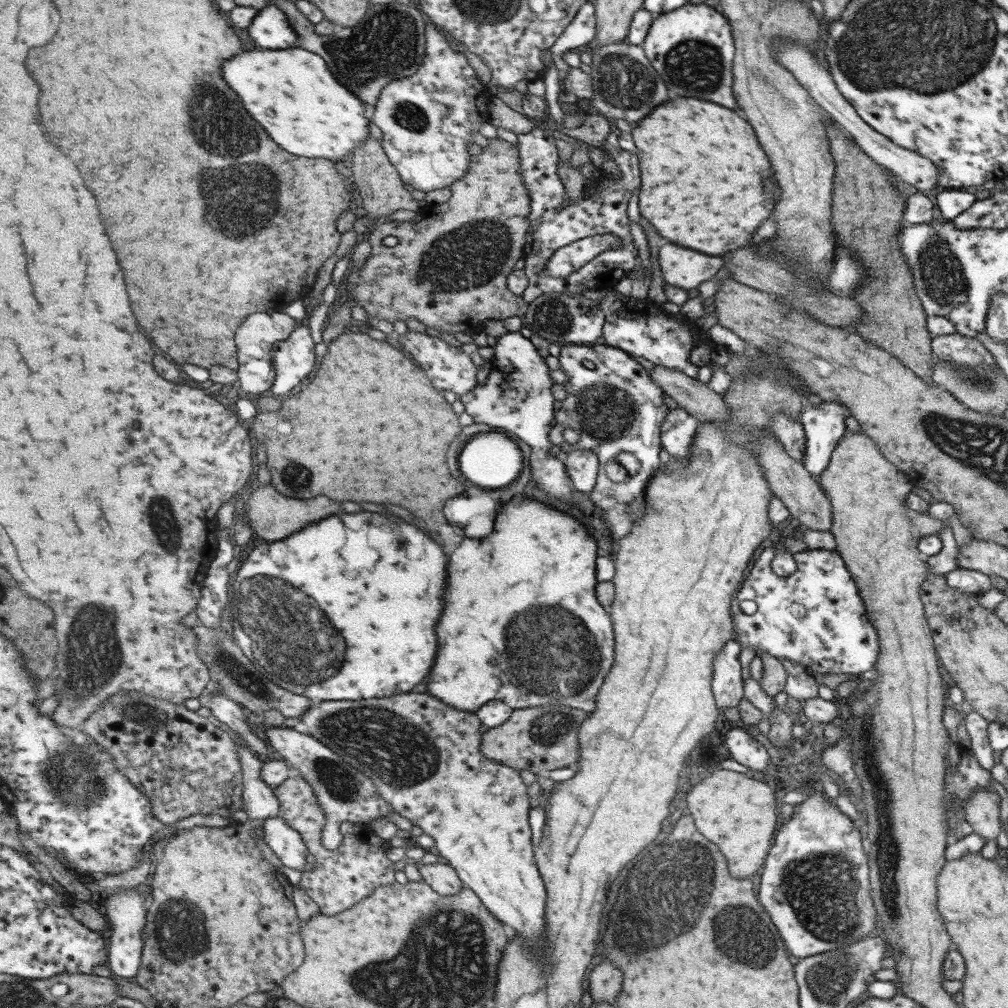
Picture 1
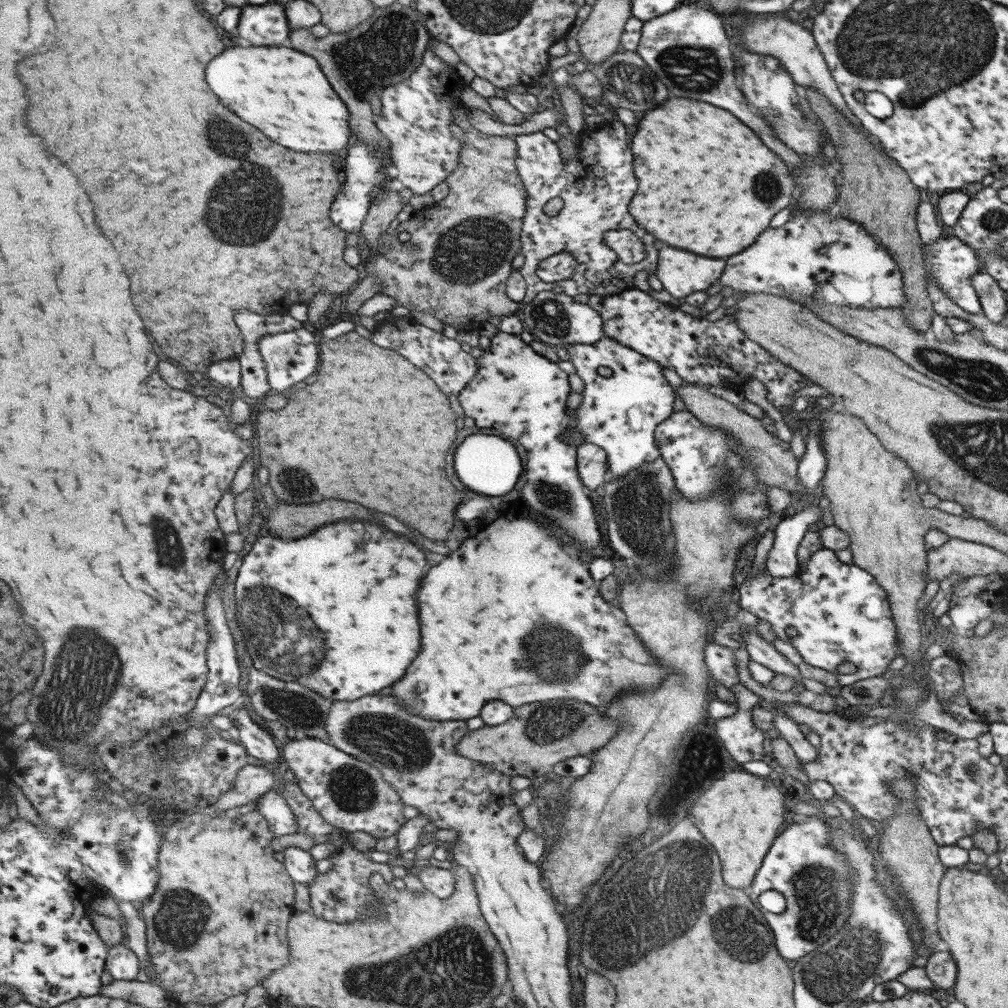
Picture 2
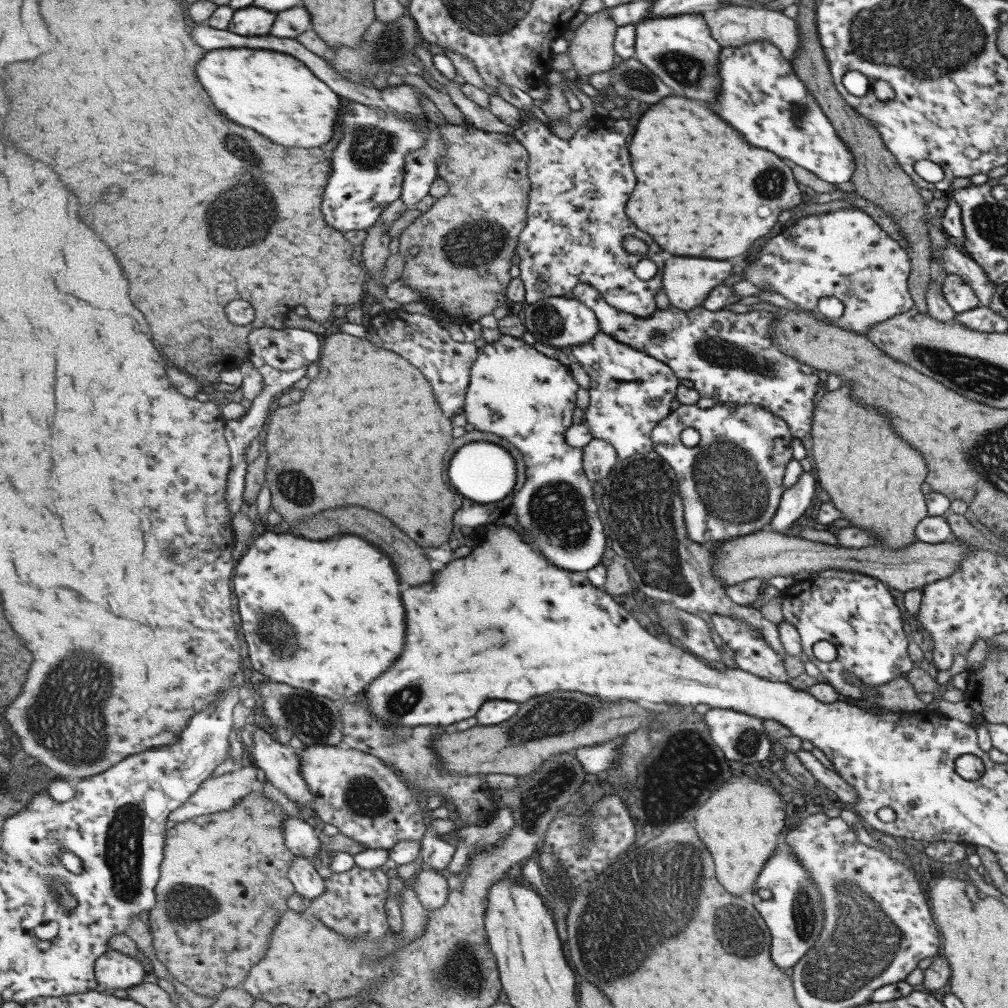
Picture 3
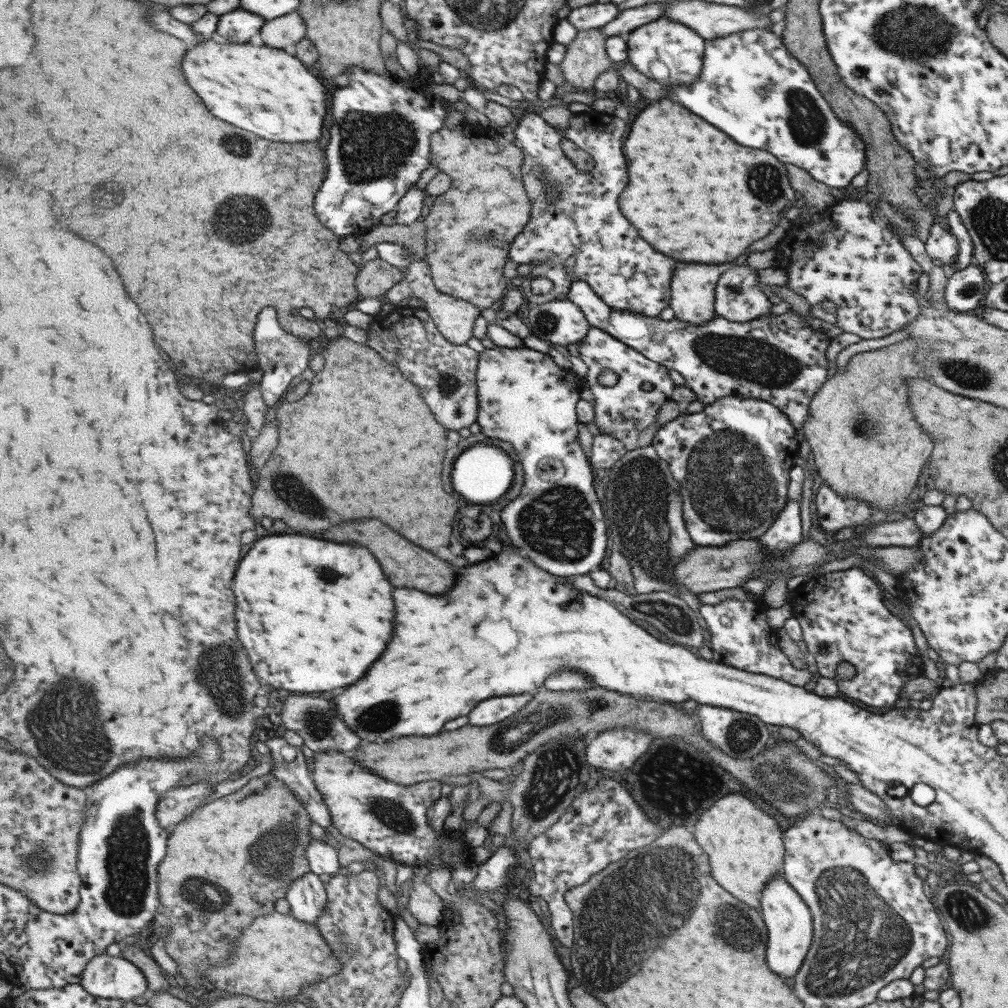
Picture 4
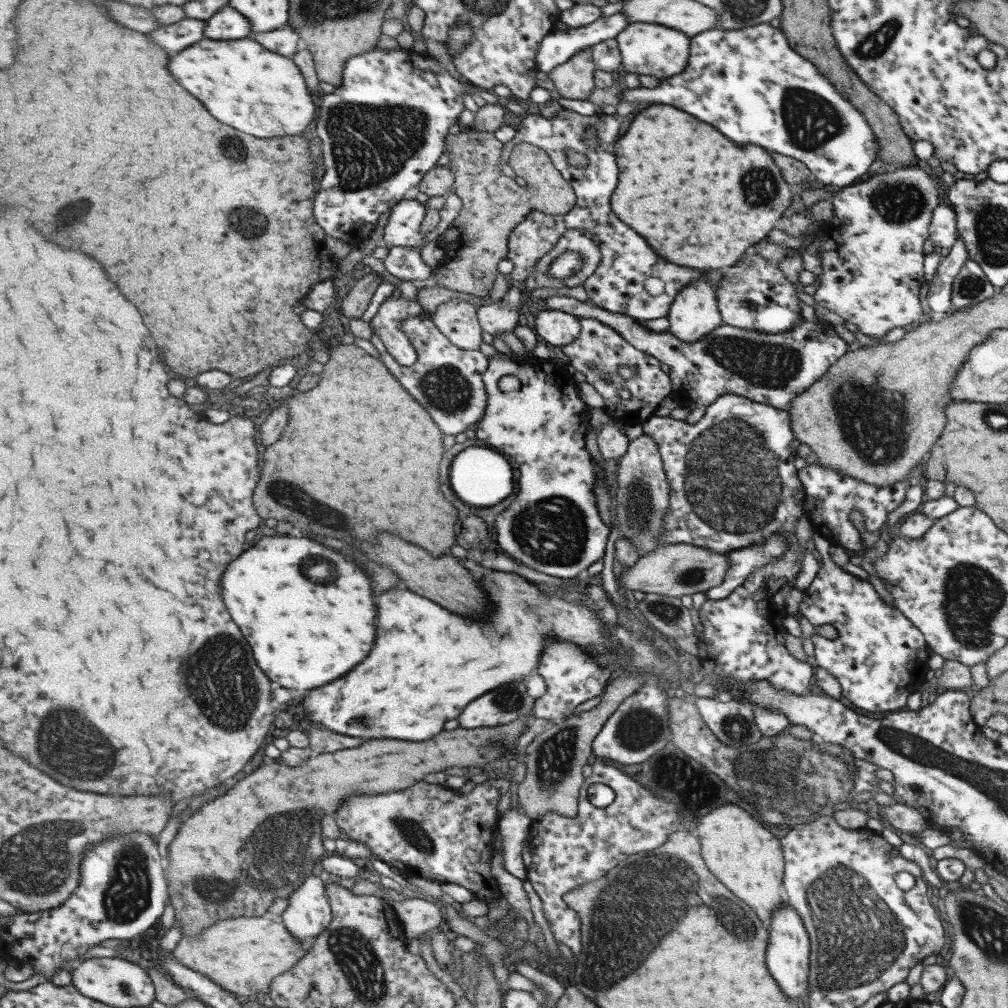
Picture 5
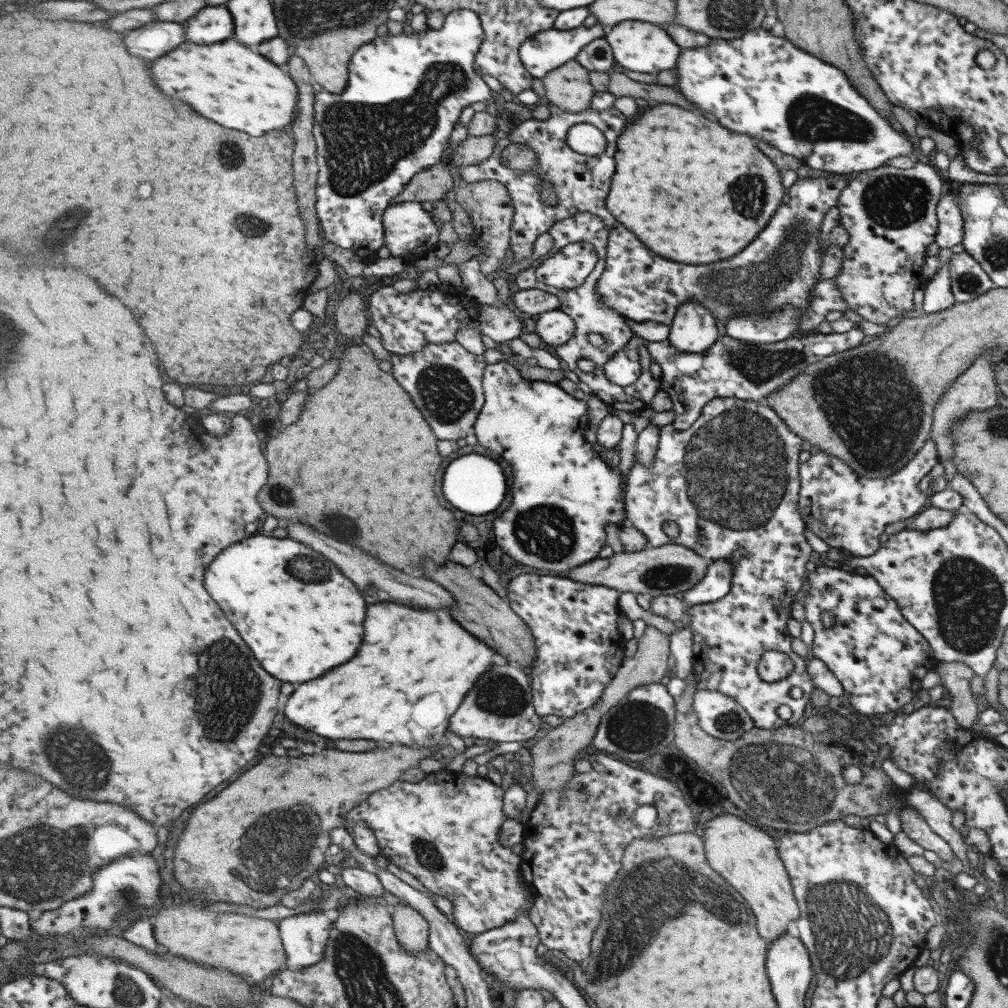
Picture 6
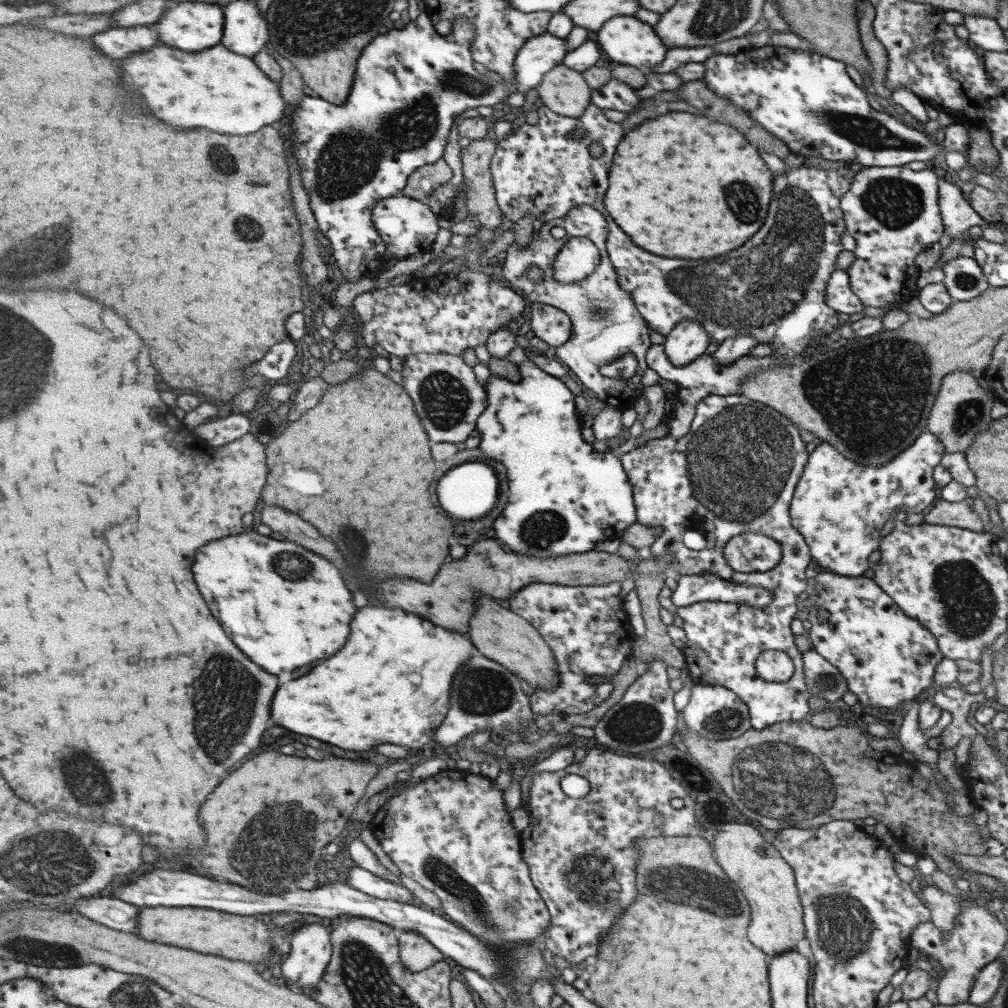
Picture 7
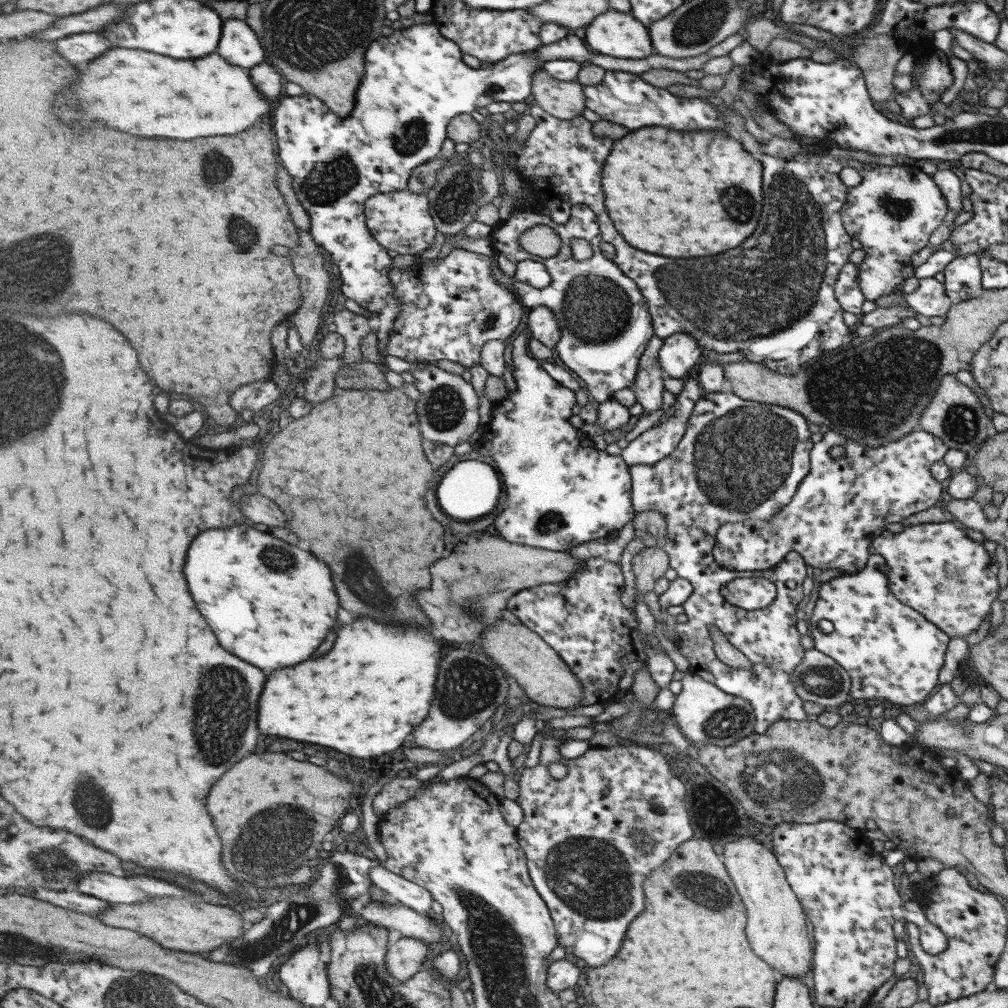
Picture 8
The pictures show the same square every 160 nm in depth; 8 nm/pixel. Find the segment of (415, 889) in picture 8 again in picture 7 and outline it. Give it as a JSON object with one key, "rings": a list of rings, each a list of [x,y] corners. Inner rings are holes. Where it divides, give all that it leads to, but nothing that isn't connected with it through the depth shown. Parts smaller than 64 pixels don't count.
{"rings":[[[359,866],[353,867],[350,870],[347,882],[348,886],[375,898],[400,900],[403,903],[405,902],[405,904],[413,904],[413,900],[416,899],[411,890],[407,890],[402,885],[397,885],[383,878],[379,879],[377,875]]]}

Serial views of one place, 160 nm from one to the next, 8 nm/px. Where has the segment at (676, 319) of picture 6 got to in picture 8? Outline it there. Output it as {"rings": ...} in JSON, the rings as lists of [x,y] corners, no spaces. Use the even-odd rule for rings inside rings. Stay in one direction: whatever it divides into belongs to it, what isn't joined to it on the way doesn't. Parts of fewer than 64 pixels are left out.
{"rings":[[[676,332],[662,339],[658,350],[657,361],[660,370],[665,376],[673,379],[681,379],[685,372],[689,372],[691,366],[700,364],[701,347],[698,342],[687,333]]]}

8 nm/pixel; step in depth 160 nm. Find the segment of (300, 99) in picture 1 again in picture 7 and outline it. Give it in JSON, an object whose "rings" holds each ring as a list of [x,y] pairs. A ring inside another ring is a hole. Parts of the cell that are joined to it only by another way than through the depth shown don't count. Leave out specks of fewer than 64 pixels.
{"rings":[[[223,44],[205,52],[159,46],[125,60],[125,72],[129,90],[137,86],[137,94],[145,98],[157,118],[185,130],[201,126],[221,134],[247,136],[269,124],[282,126],[290,110],[279,82],[267,78],[253,58],[235,54]]]}

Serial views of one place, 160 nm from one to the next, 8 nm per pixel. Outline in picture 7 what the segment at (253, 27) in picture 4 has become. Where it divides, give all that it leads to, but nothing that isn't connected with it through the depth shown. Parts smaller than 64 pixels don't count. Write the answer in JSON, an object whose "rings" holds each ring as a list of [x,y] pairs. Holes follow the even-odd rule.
{"rings":[[[175,1],[166,10],[157,26],[148,27],[161,32],[161,42],[163,44],[171,44],[171,46],[177,46],[177,48],[189,50],[189,52],[201,52],[201,50],[217,46],[223,40],[225,14],[223,14],[223,8],[216,4]]]}

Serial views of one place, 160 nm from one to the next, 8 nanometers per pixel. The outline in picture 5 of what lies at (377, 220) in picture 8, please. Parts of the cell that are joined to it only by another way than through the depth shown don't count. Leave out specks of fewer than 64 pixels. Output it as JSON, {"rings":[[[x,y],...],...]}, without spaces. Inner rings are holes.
{"rings":[[[412,196],[393,207],[384,228],[383,242],[388,249],[394,246],[424,248],[425,233],[422,224],[428,209]]]}

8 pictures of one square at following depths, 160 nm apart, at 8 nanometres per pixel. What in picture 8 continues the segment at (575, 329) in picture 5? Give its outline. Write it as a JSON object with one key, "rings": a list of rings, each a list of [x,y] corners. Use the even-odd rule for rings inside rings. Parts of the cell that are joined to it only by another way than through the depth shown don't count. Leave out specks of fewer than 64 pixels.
{"rings":[[[535,307],[528,314],[528,328],[532,338],[540,340],[549,348],[556,348],[562,339],[562,328],[556,314],[549,307]]]}

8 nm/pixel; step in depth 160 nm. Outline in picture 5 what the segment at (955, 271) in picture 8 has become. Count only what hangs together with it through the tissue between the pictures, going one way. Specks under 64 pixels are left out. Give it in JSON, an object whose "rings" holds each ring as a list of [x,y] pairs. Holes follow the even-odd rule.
{"rings":[[[968,258],[952,282],[950,301],[954,310],[965,309],[989,298],[995,291],[980,266]]]}

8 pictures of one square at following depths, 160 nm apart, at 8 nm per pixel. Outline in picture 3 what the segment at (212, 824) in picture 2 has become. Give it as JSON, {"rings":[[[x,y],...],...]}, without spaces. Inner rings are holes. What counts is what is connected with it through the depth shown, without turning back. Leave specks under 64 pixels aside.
{"rings":[[[258,787],[231,810],[195,817],[193,822],[176,823],[168,830],[164,862],[160,866],[160,885],[156,889],[157,905],[150,911],[149,924],[156,956],[176,981],[181,974],[193,978],[191,974],[199,972],[199,980],[189,984],[197,994],[215,998],[226,989],[240,988],[251,969],[268,956],[272,934],[281,917],[289,911],[289,896],[295,893],[288,872],[296,855],[285,847],[283,821],[286,816],[283,808],[263,797]],[[235,886],[243,896],[239,898],[239,904],[235,902]]]}

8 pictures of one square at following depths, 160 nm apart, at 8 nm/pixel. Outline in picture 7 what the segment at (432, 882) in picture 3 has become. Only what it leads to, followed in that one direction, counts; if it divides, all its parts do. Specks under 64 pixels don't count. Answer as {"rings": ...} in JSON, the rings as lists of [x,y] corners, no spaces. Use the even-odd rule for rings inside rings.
{"rings":[[[413,931],[400,932],[400,957],[413,972],[422,971],[447,958],[428,938]]]}

